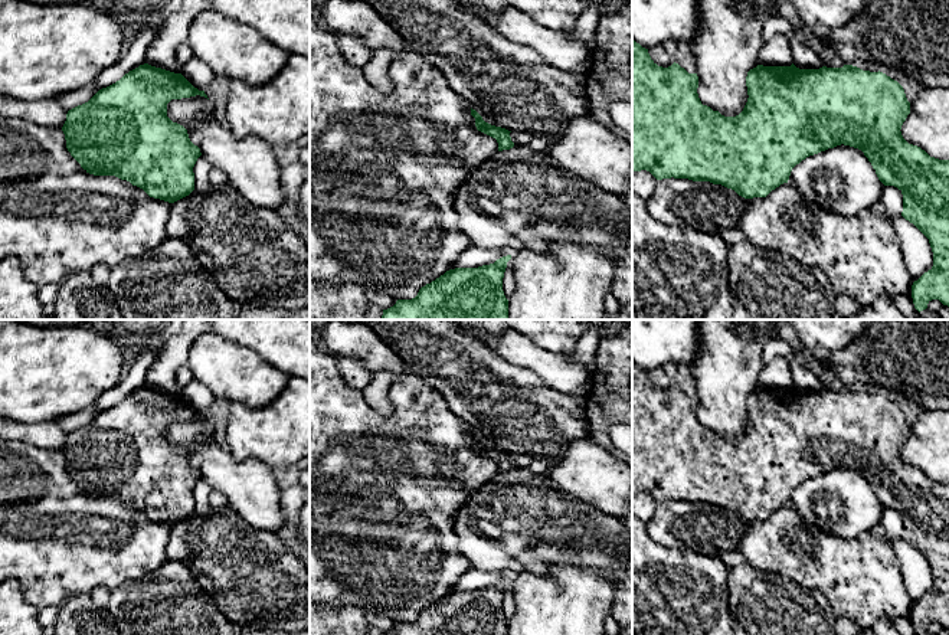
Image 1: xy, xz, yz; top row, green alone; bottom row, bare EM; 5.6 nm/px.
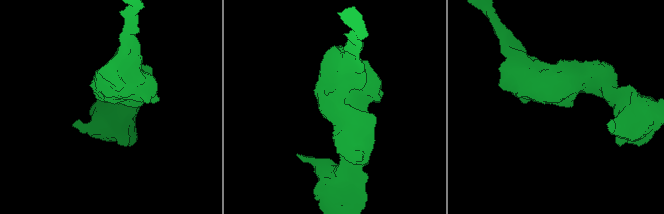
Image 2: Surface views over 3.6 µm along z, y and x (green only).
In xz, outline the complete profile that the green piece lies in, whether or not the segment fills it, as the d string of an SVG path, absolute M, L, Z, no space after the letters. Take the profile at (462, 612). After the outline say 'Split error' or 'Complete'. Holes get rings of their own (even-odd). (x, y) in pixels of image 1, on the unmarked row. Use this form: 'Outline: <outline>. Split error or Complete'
Outline: M511 577L478 590L455 590L422 609L412 622L397 622L383 635L508 635L503 600Z. Complete

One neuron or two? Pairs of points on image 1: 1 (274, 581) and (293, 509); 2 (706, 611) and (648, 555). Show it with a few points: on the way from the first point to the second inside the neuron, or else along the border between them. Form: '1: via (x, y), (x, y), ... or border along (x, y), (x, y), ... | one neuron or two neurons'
1: border along (275, 533), (280, 542), (294, 553) | two neurons
2: via (690, 596), (667, 573), (664, 562) | one neuron

